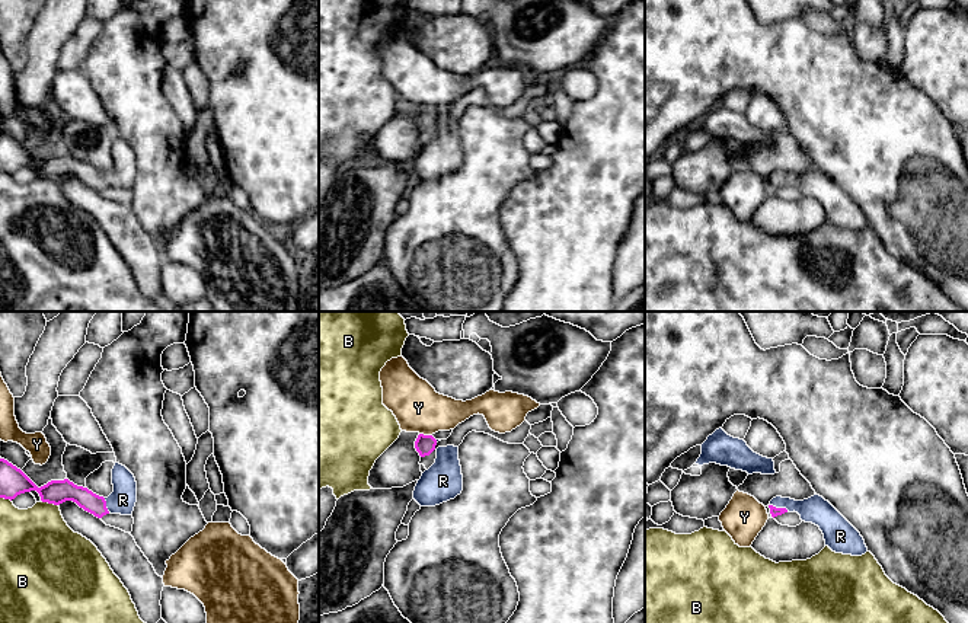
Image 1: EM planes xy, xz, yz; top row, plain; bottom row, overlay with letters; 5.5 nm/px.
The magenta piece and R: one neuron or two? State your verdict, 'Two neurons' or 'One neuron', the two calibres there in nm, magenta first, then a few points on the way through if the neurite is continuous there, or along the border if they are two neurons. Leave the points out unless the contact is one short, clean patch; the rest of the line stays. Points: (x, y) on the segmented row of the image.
One neuron. Thickness 50 nm (magenta) against 150 nm. Path across: yz (775, 511), (779, 508), (802, 507), (815, 510)

